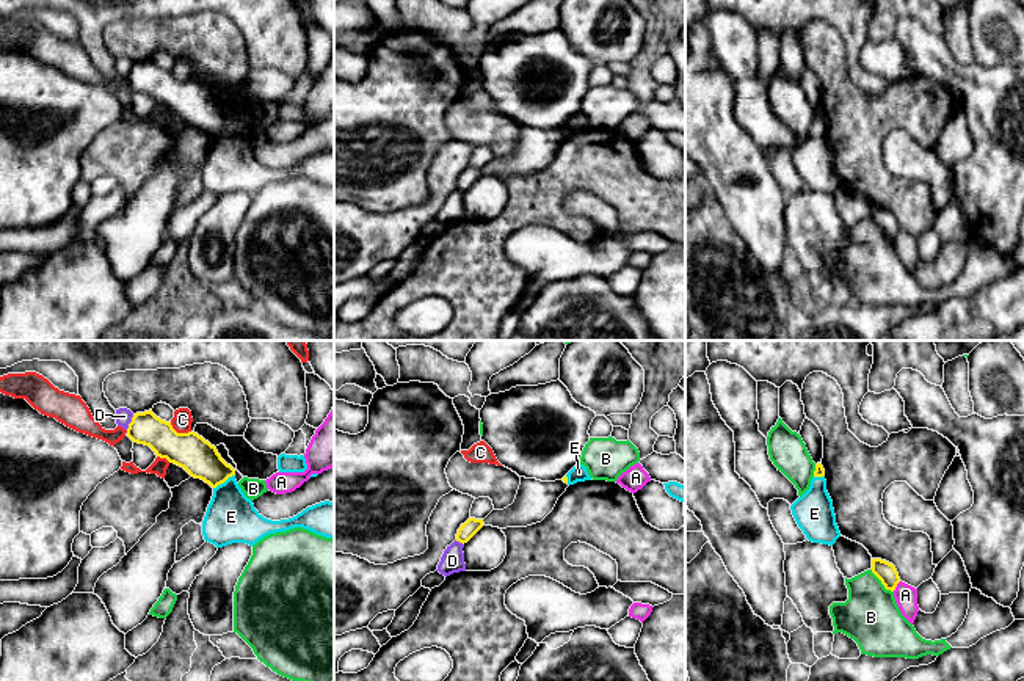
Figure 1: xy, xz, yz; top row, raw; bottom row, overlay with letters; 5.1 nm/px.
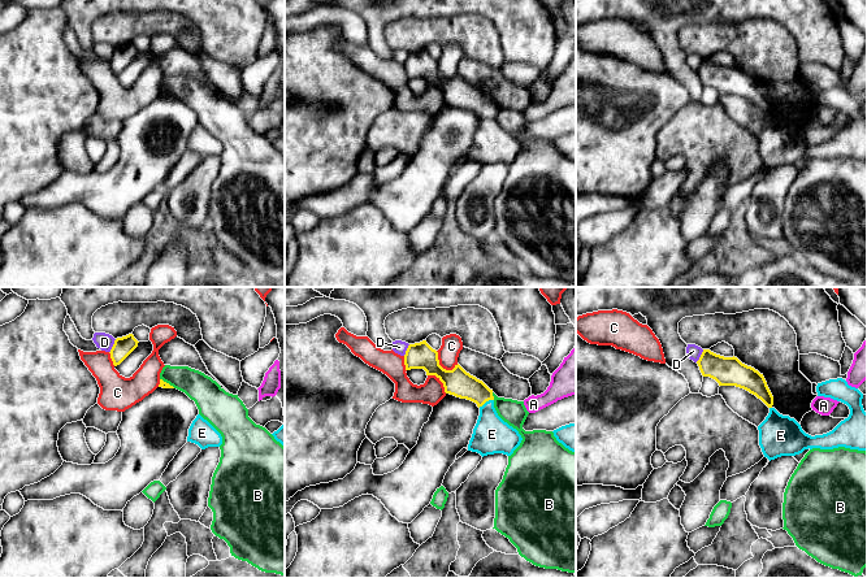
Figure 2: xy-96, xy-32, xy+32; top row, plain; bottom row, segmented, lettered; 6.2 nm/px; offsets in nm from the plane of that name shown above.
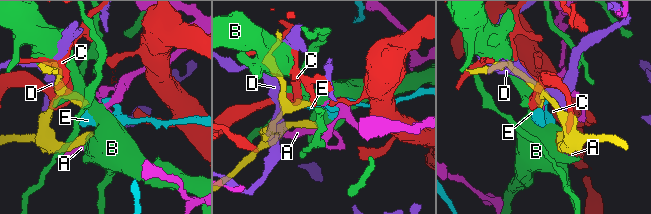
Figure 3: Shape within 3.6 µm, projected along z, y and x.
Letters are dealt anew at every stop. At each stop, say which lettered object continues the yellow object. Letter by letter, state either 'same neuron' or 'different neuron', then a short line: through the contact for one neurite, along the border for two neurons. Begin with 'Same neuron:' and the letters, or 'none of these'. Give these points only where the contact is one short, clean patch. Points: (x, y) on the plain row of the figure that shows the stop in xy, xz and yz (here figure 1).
Same neuron: E
A: different neuron
B: different neuron
C: different neuron
D: different neuron
E: same neuron; line xy (198, 105), (223, 131), (231, 165)

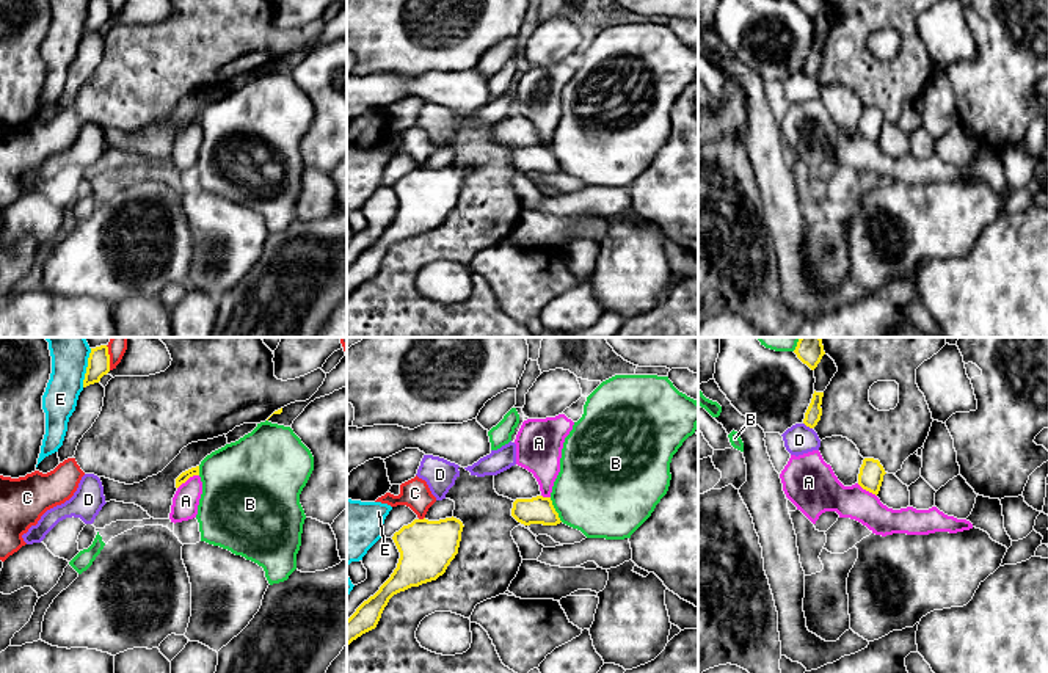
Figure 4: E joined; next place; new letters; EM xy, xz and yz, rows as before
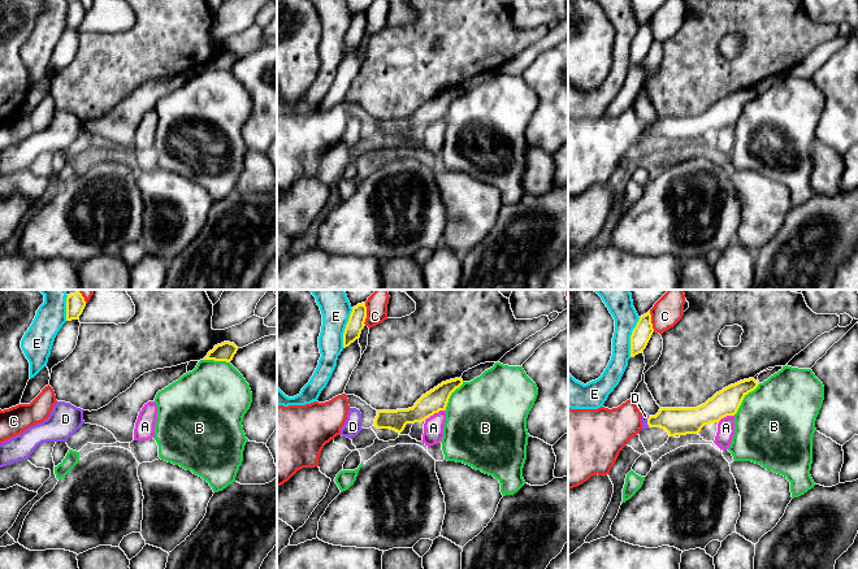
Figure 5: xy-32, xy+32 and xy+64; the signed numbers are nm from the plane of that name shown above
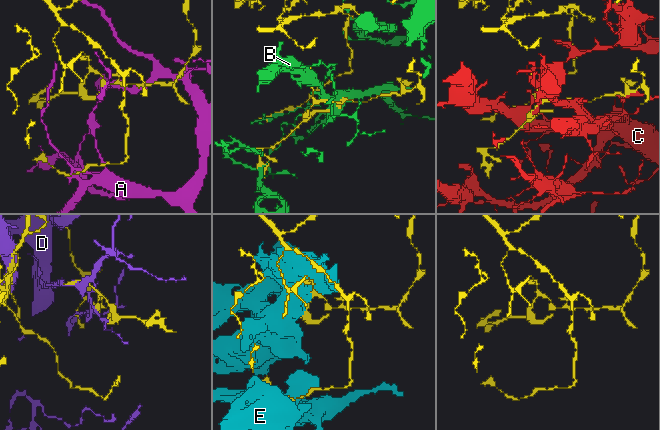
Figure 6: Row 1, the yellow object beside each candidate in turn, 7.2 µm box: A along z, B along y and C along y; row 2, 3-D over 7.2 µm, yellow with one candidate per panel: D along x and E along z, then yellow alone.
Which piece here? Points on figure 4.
Same neuron: none of these
A: different neuron; line xy (198, 123), (193, 123), (178, 137)
B: different neuron
C: different neuron
D: different neuron
E: different neuron

